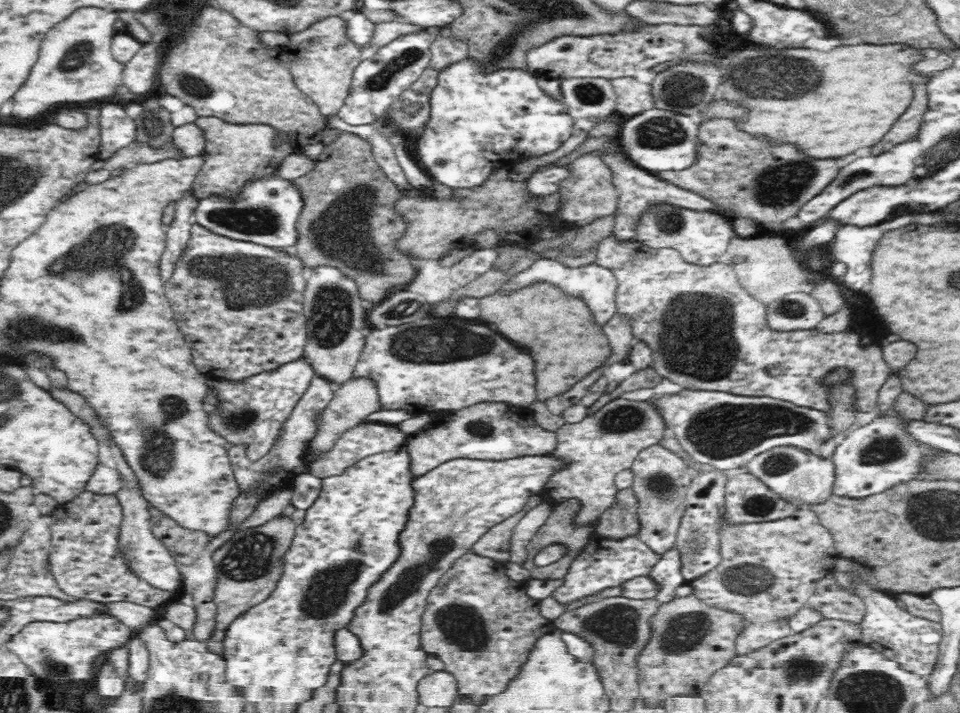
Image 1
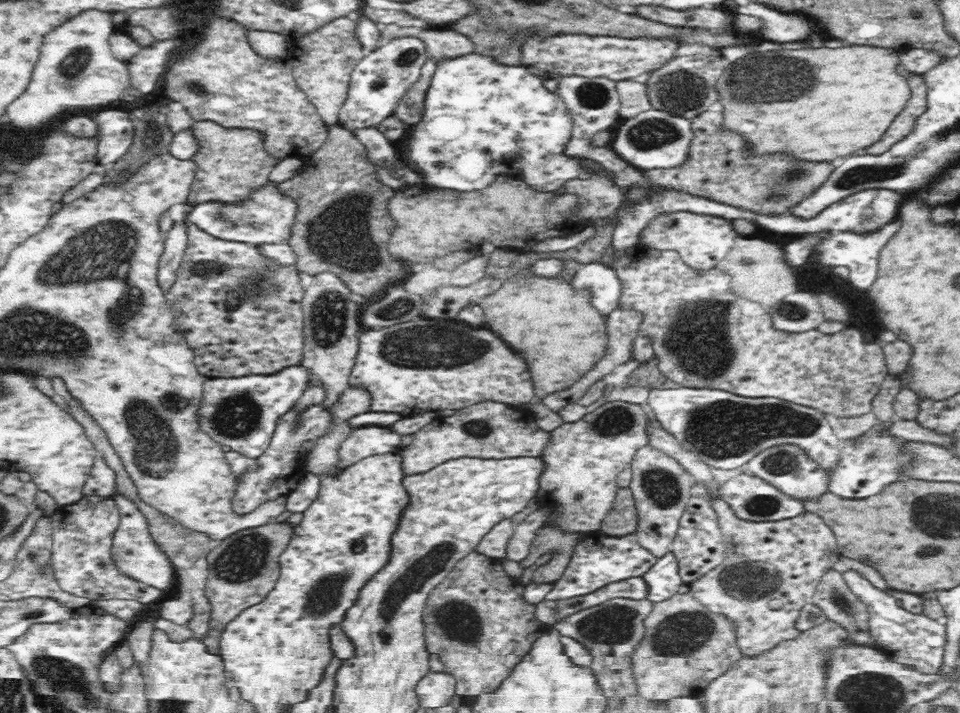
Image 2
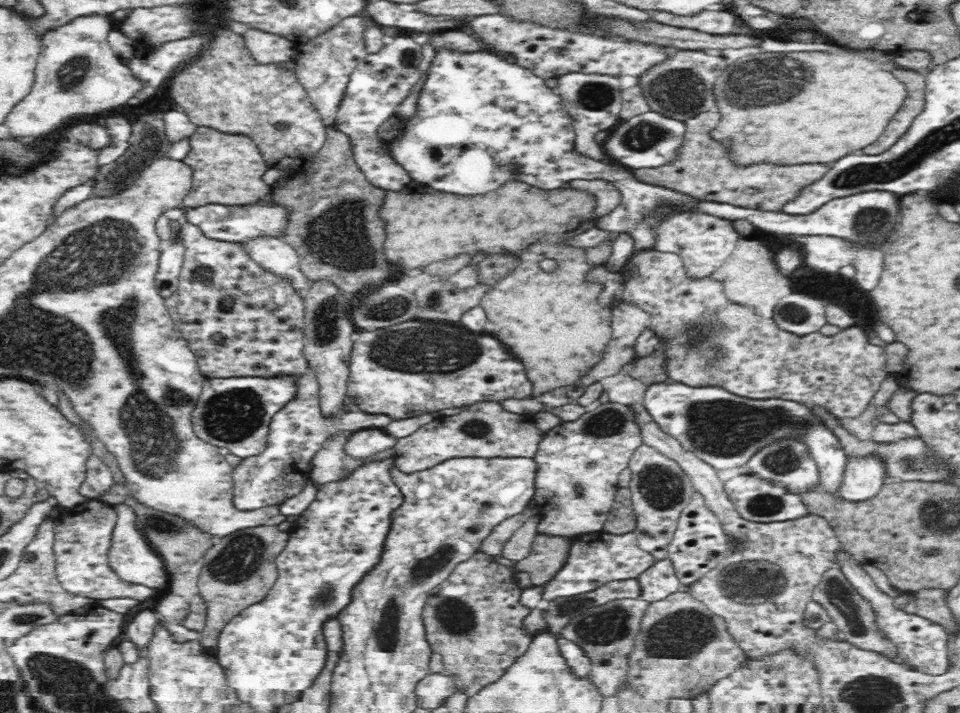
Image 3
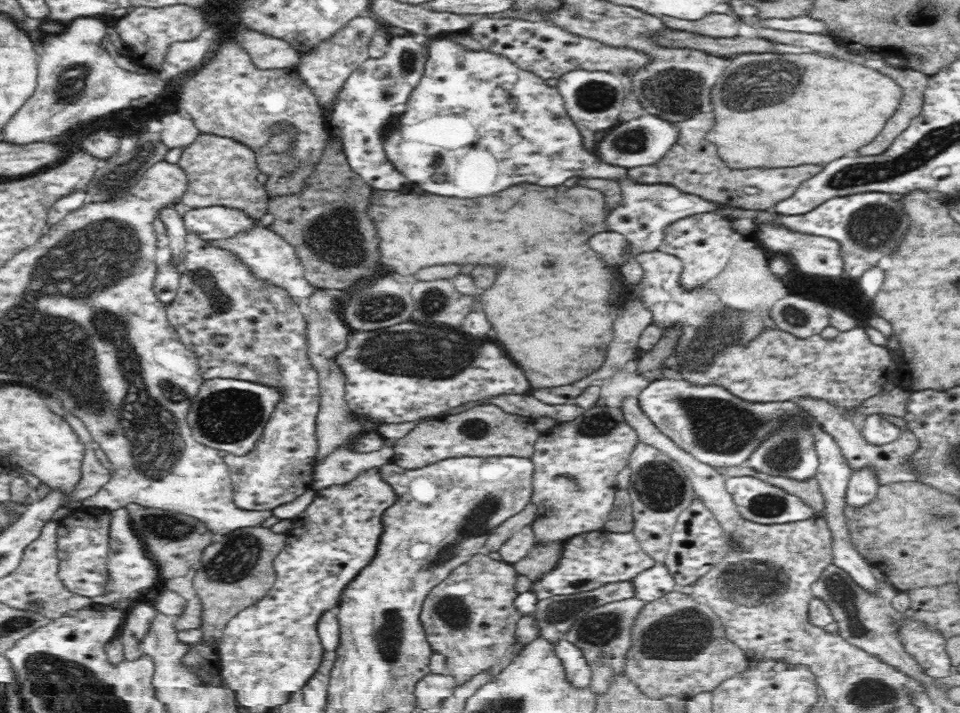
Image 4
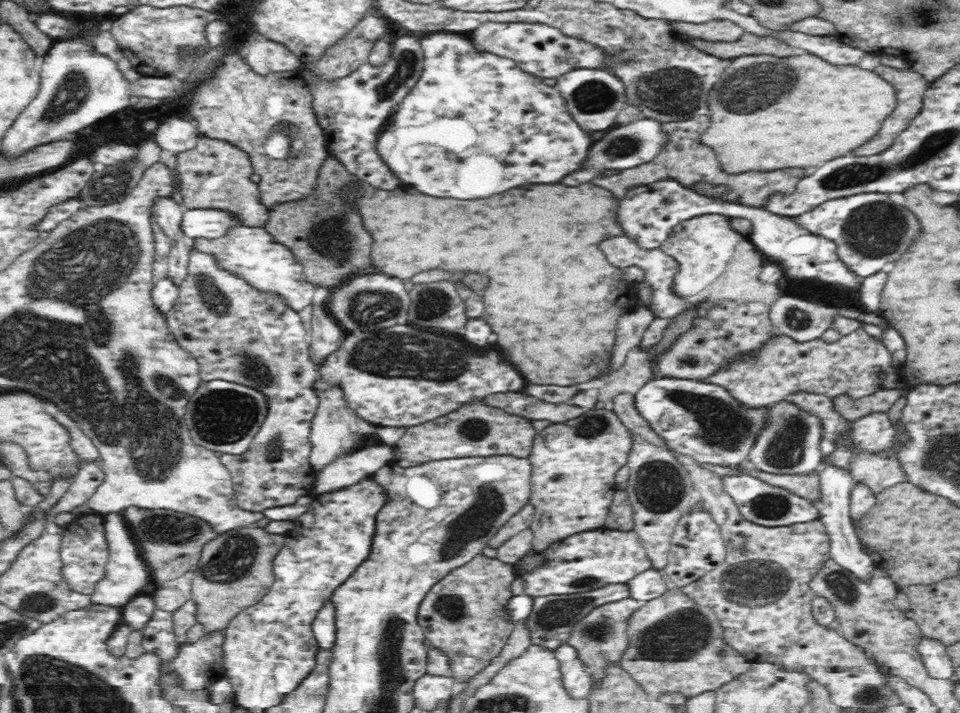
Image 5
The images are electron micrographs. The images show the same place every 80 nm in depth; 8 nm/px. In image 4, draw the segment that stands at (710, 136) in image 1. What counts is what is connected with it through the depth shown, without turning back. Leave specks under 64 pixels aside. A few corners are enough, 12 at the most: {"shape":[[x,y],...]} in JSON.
{"shape":[[713,112],[673,123],[636,184],[672,183],[706,200],[766,210],[820,166],[732,171],[705,139]]}

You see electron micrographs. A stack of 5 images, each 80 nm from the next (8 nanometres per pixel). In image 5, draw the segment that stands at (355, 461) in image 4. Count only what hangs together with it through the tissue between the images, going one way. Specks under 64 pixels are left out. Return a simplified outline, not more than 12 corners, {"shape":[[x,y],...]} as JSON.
{"shape":[[376,443],[340,456],[316,475],[314,495],[354,486],[393,463]]}

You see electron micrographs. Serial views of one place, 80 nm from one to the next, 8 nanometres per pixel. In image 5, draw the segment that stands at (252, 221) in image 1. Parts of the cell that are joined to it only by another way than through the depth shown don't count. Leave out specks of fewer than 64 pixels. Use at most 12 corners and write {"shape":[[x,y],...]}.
{"shape":[[185,209],[190,239],[222,236],[240,225],[223,210]]}

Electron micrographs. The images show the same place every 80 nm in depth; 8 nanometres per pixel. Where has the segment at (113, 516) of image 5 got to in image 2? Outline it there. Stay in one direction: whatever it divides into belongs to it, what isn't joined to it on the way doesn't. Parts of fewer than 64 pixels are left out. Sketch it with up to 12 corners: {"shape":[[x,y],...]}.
{"shape":[[116,492],[110,549],[132,580],[170,593],[176,570],[145,516]]}

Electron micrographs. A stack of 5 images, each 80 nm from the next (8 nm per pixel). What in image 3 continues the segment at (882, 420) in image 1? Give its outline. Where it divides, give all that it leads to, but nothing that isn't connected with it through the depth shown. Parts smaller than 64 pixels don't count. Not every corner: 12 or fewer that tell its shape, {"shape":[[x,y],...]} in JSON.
{"shape":[[848,458],[838,493],[848,502],[876,496],[885,482],[881,460]]}

